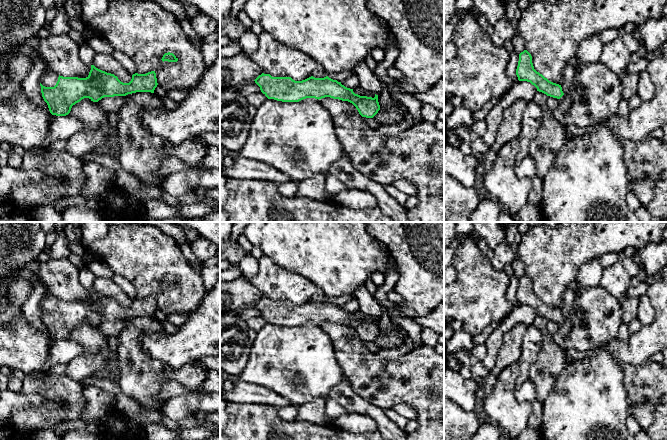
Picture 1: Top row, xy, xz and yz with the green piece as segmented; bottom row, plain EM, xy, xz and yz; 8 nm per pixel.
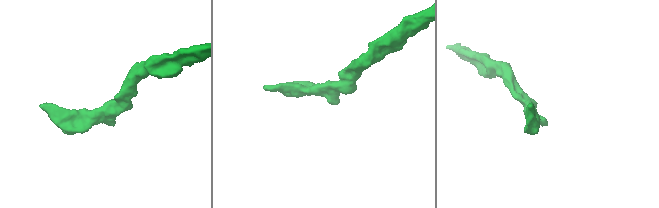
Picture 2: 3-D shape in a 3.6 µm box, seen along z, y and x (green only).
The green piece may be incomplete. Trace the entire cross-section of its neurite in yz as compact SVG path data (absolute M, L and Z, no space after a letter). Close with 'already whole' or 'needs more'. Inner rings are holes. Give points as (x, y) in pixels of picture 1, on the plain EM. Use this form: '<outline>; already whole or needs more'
M527 274L519 278L516 299L519 305L530 306L537 312L537 315L547 320L560 323L564 319L561 309L549 305L534 293L532 280Z; already whole

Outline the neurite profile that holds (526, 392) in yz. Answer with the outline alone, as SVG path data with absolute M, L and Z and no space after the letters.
M530 379L522 384L517 384L514 395L519 402L530 402L536 400L536 388Z

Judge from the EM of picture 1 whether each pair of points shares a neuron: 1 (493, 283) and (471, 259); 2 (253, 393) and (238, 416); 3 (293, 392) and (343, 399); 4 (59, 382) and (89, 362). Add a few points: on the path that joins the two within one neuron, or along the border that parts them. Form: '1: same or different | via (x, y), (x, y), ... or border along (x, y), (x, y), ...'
1: same | via (487, 277), (475, 265)
2: different | border along (230, 402), (267, 404), (270, 406)
3: different | border along (343, 379), (331, 389), (328, 398)
4: different | border along (64, 374), (78, 382)

